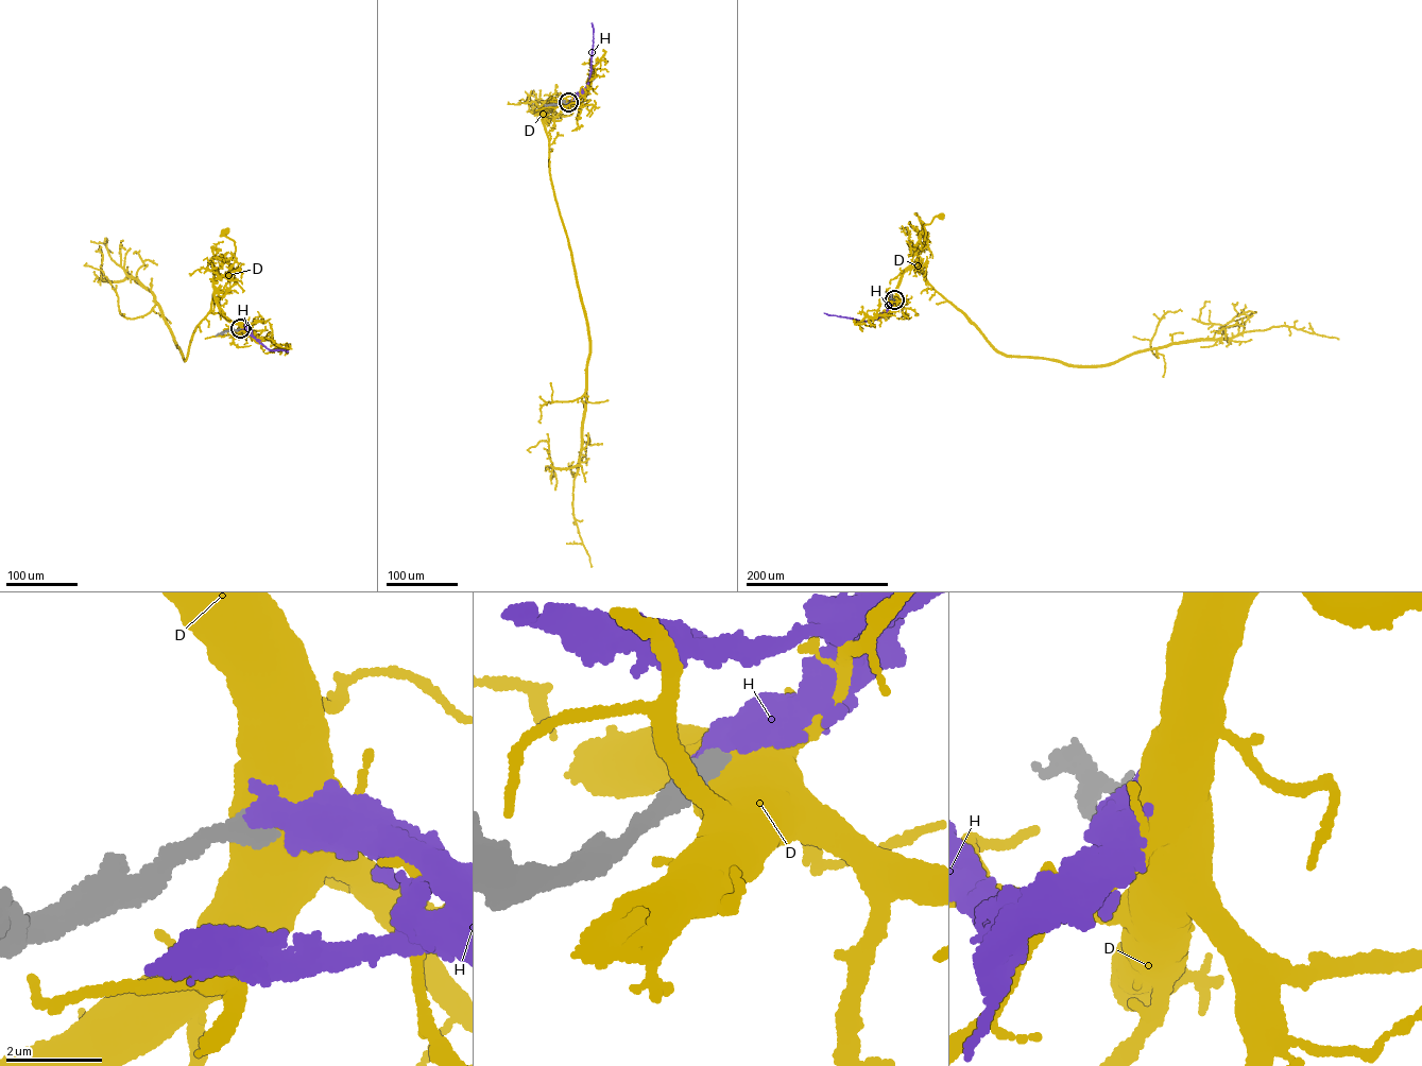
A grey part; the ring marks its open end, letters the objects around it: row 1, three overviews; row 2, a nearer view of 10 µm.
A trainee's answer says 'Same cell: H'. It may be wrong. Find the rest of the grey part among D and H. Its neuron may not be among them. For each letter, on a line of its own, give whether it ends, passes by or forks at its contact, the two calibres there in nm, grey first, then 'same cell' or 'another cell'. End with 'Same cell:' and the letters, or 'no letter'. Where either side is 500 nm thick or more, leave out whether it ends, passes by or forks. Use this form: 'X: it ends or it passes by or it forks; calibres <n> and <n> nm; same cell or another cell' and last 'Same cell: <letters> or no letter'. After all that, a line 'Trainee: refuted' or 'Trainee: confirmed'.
D: calibres 480 and 750 nm; another cell
H: it ends; calibres 480 and 480 nm; same cell
Same cell: H
Trainee: confirmed

